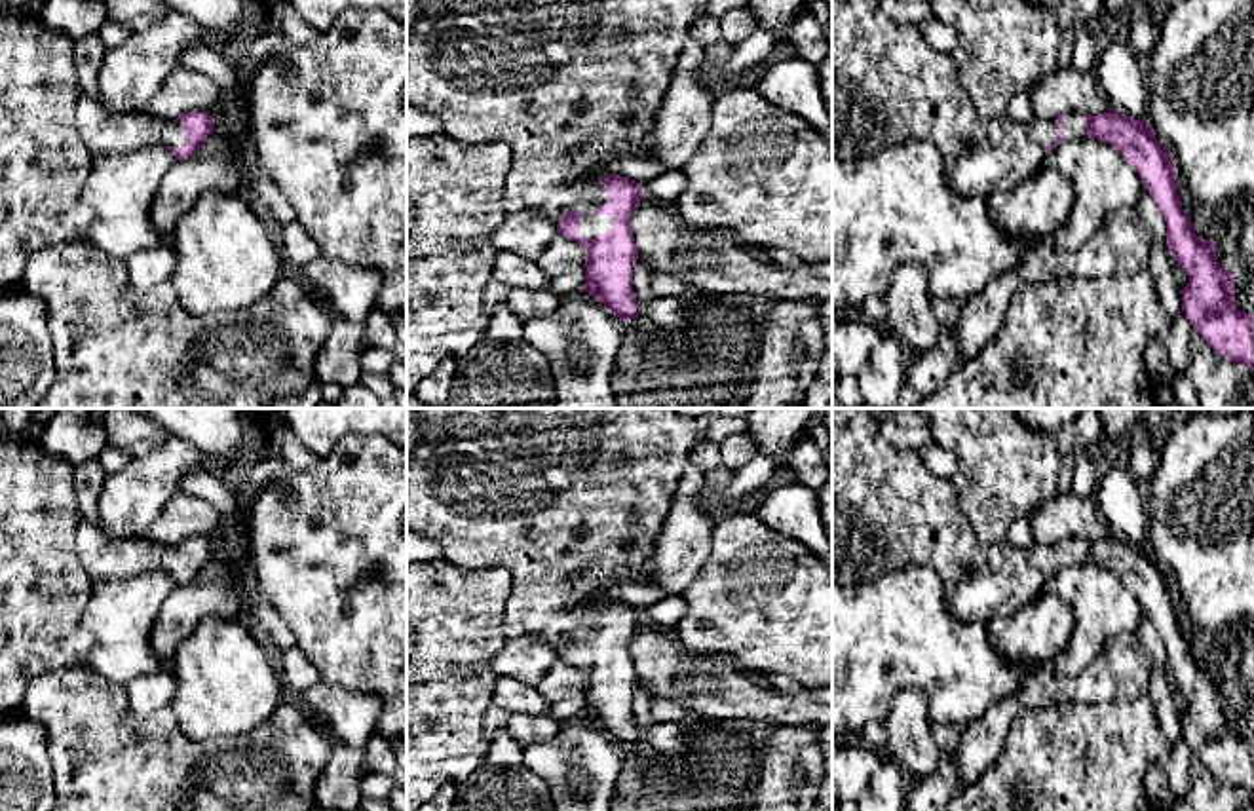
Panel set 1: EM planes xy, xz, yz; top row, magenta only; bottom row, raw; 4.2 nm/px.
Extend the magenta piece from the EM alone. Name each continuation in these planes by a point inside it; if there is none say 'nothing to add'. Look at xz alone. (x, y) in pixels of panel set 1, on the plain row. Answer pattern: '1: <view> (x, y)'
1: xz (570, 500)

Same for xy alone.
1: xy (105, 559)

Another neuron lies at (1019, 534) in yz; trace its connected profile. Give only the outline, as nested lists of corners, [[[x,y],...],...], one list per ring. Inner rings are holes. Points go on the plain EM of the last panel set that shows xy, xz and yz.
[[[1018,519],[1007,530],[1007,543],[1018,549],[1032,549],[1036,539],[1028,519]]]

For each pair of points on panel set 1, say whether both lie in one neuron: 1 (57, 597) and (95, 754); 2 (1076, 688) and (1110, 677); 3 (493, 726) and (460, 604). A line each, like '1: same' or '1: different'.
1: different
2: same
3: different

